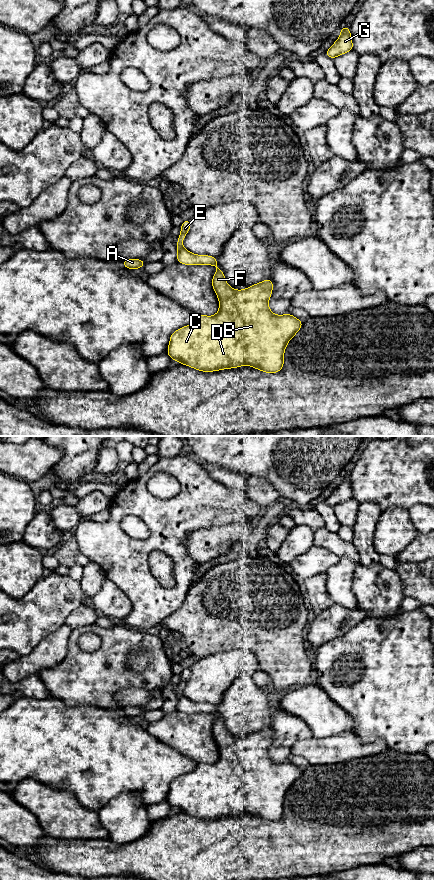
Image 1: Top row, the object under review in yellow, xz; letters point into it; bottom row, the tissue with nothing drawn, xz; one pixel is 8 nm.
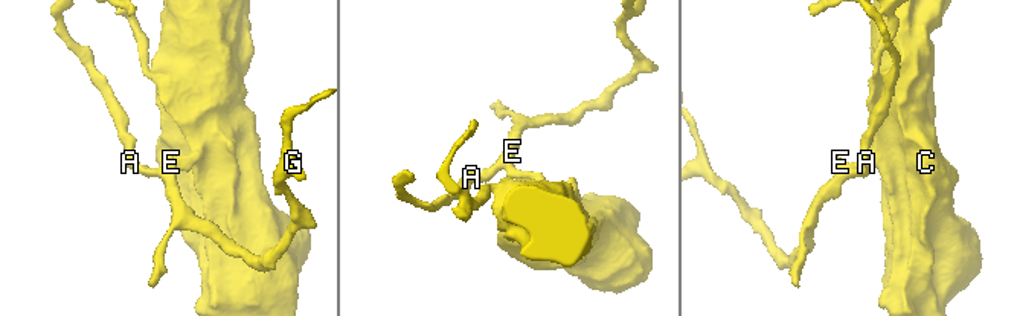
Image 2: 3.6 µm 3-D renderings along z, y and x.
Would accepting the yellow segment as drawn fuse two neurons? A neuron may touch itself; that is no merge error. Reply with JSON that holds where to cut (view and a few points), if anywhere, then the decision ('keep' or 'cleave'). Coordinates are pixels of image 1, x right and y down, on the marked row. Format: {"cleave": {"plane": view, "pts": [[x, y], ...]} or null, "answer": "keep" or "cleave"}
{"cleave": null, "answer": "keep"}

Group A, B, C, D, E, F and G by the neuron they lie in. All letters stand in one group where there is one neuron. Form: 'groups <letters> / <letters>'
groups A B C D E F G

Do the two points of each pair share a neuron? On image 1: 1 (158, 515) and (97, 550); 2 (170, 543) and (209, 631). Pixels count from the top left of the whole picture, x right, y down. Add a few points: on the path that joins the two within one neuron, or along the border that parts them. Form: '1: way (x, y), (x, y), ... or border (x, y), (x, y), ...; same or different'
1: way (156, 535), (141, 548), (117, 550); same
2: border (193, 584), (188, 591), (185, 602), (179, 608); different

